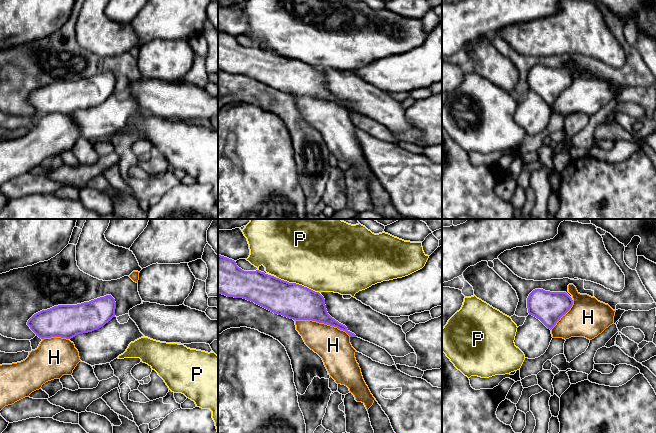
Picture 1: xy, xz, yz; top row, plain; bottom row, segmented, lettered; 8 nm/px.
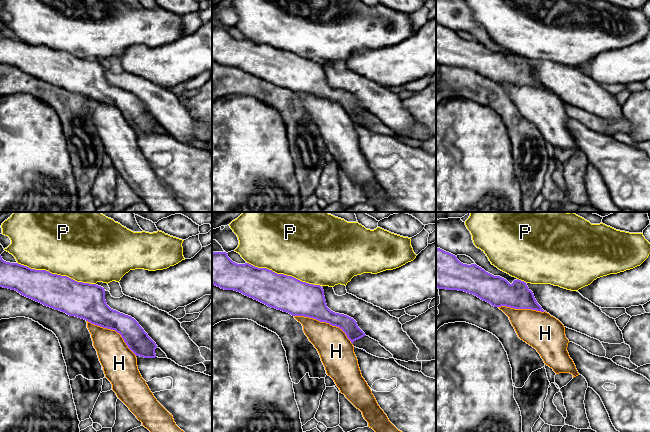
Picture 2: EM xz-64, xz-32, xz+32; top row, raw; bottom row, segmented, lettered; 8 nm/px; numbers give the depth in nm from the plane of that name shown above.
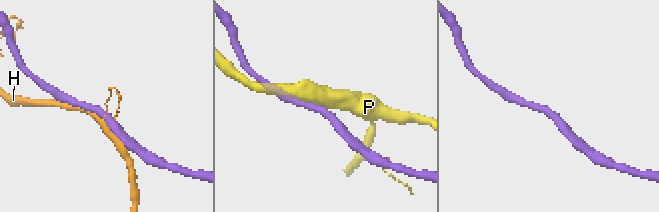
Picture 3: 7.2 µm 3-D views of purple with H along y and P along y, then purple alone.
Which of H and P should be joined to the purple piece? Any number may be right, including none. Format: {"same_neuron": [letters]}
{"same_neuron": []}

